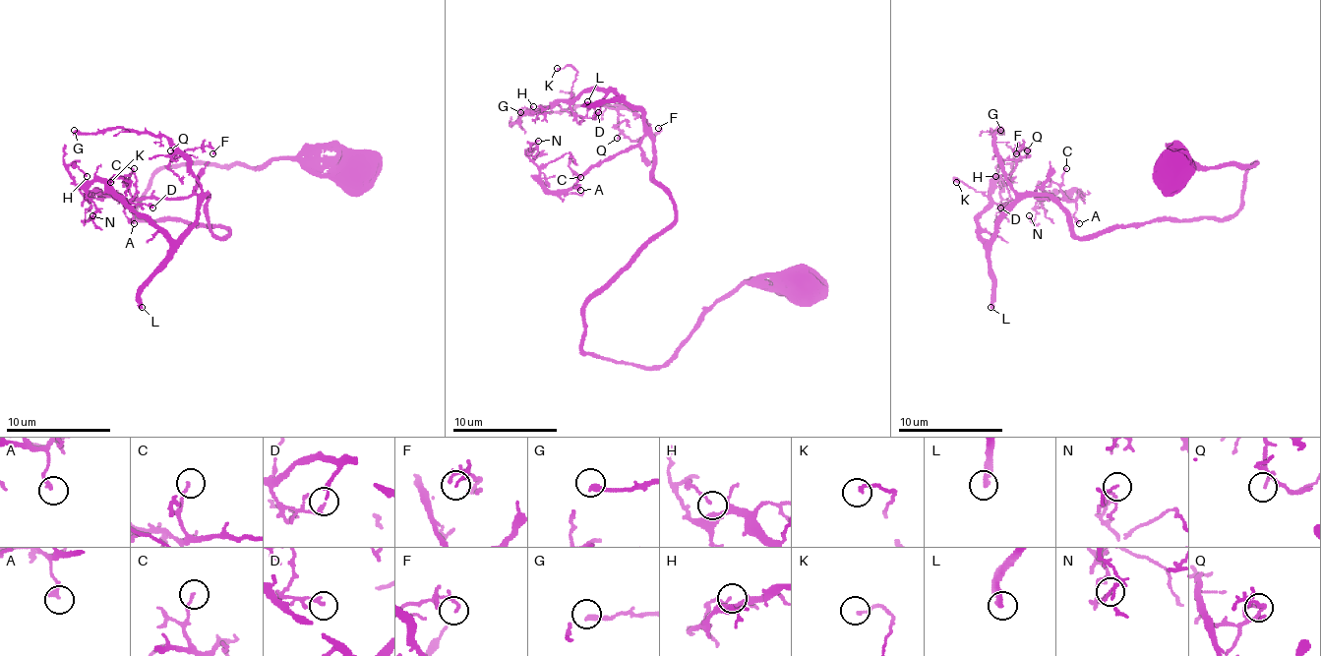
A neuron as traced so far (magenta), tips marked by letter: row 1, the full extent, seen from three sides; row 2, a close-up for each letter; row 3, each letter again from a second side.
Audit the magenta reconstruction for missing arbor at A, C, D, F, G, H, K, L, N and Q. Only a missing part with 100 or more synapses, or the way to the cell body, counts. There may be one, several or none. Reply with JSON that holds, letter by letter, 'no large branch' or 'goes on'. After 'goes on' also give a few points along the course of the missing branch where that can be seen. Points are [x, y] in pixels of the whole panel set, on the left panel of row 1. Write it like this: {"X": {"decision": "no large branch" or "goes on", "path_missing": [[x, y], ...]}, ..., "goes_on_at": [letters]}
{"A": {"decision": "no large branch"}, "C": {"decision": "no large branch"}, "D": {"decision": "no large branch"}, "F": {"decision": "no large branch"}, "G": {"decision": "no large branch"}, "H": {"decision": "no large branch"}, "K": {"decision": "no large branch"}, "L": {"decision": "goes on"}, "N": {"decision": "no large branch"}, "Q": {"decision": "no large branch"}, "goes_on_at": ["L"]}

